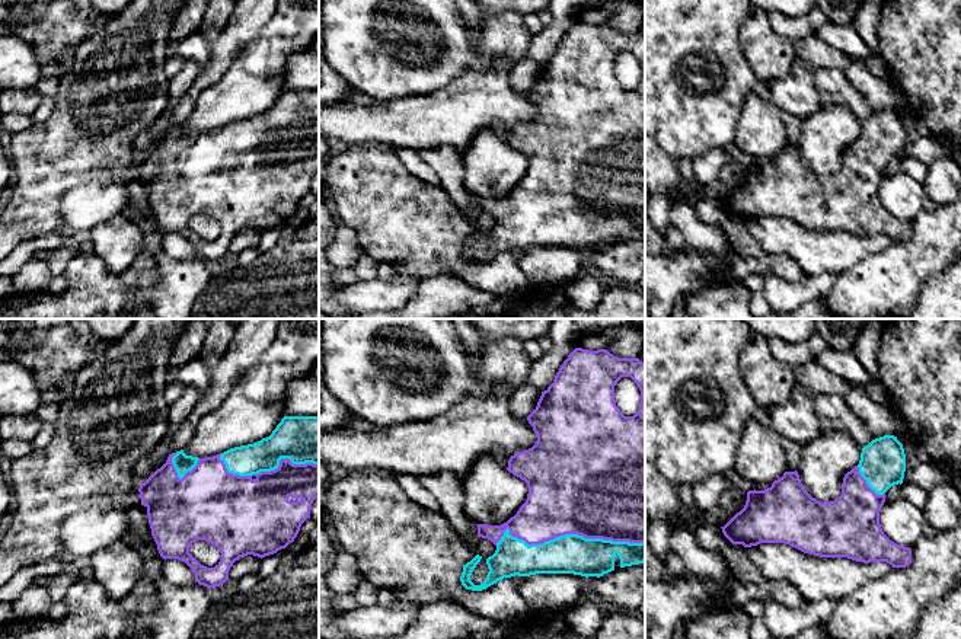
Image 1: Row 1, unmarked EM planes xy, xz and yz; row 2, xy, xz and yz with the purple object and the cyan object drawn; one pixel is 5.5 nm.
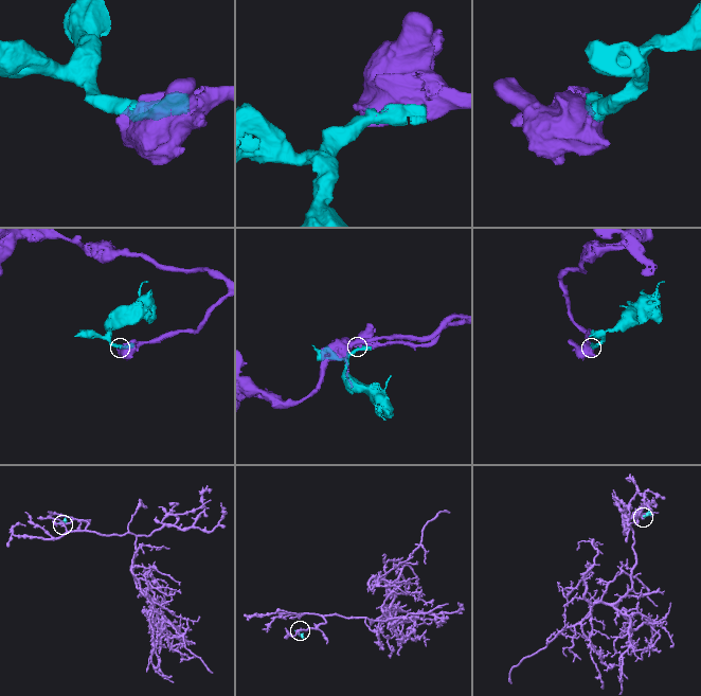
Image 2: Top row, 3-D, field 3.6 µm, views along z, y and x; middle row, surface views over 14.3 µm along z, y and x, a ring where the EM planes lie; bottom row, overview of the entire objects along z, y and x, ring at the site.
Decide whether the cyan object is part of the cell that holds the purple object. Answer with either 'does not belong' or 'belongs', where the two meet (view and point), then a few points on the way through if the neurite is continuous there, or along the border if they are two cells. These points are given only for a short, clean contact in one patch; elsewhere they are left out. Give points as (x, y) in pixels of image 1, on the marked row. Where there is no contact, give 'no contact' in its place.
belongs; contact xz (567, 533)

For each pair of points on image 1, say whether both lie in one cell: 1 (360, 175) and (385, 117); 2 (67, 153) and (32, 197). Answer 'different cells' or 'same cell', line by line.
1: different cells
2: same cell

